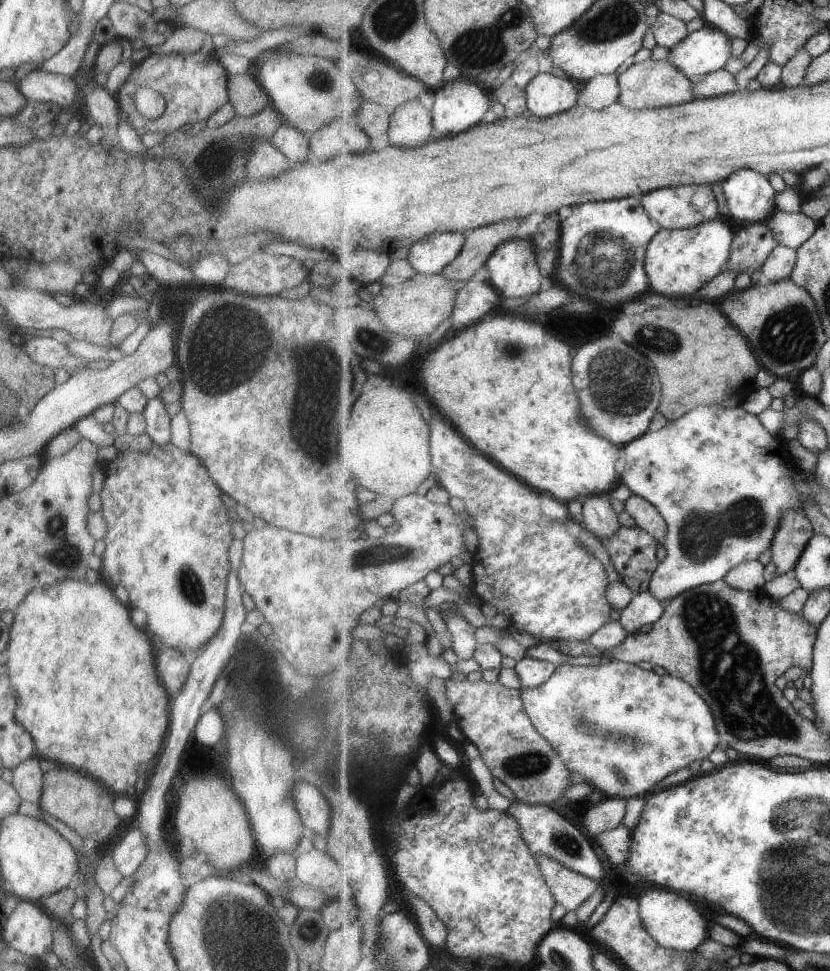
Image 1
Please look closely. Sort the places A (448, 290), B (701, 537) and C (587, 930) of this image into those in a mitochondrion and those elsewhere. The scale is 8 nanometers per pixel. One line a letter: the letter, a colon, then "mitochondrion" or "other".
A: other
B: mitochondrion
C: other

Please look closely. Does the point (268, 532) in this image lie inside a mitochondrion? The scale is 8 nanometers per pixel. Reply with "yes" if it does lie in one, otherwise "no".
no

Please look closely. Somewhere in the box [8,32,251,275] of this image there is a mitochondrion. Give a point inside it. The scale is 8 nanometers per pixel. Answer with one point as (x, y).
(220, 159)

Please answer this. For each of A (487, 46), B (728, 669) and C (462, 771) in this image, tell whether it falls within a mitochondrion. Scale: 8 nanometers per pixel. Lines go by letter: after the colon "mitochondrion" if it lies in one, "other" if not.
A: mitochondrion
B: mitochondrion
C: other

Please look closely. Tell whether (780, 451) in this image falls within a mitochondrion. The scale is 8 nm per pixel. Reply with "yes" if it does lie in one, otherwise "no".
no

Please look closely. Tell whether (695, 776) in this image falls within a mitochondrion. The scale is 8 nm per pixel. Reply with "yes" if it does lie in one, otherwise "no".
no

